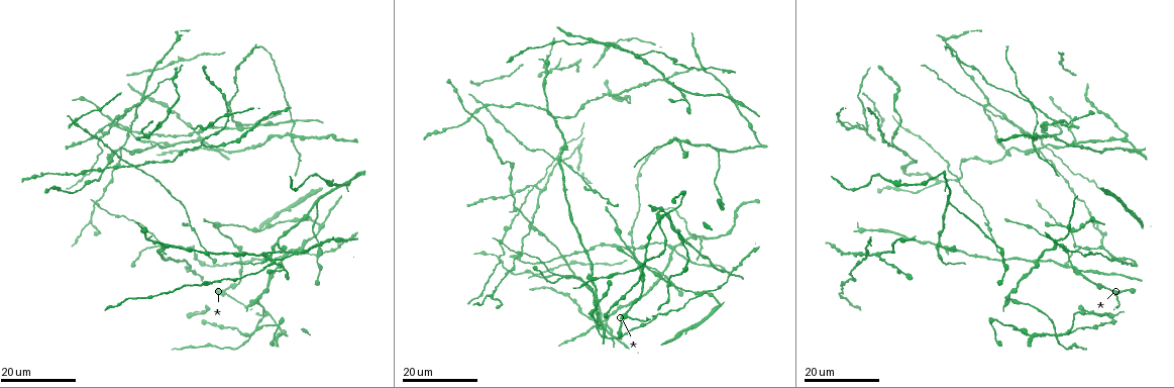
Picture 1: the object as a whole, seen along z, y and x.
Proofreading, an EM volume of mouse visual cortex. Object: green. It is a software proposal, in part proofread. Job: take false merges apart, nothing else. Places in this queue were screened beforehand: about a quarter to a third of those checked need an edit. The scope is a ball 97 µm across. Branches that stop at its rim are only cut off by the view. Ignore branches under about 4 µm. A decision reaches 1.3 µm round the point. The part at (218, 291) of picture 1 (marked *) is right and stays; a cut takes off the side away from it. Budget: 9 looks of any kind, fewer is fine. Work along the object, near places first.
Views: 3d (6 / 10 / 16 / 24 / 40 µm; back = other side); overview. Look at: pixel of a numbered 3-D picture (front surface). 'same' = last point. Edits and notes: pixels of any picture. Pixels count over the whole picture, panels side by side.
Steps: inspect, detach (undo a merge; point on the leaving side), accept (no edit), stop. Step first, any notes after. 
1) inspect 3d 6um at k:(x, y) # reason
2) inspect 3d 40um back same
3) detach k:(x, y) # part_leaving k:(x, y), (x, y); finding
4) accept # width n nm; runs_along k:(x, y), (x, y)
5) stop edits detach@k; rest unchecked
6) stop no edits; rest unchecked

inspect 3d 24um at 1:(563, 277) # side arm on a straight run

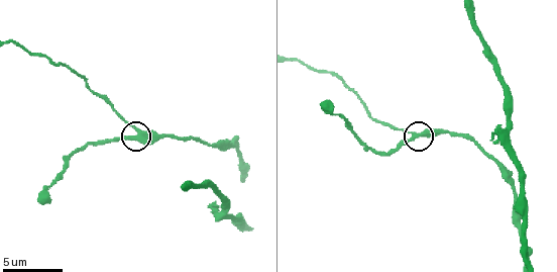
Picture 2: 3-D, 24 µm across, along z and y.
inspect 3d 6um at 2:(138, 136) # zoom in

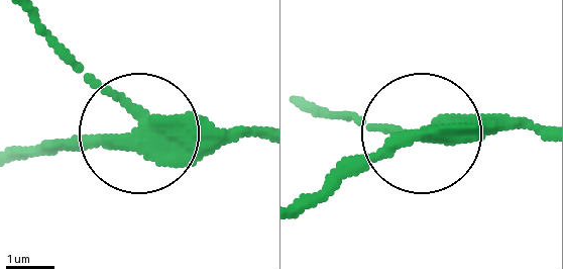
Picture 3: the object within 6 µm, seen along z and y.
inspect 3d 6um back at 3:(133, 130)

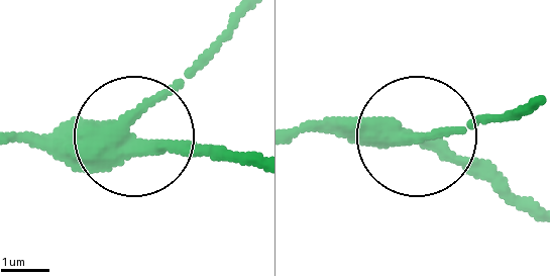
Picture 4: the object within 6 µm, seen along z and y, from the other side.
accept # runs_along 4:(16, 144), (148, 140), (229, 156); continuous, no second neuron

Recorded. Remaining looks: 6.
inspect 3d 24um at 1:(534, 185) # side arm on a straight run

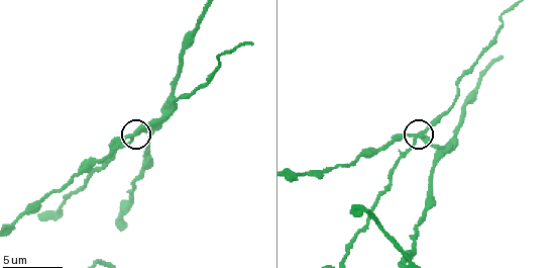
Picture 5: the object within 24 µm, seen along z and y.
inspect 3d 10um at 5:(416, 138)

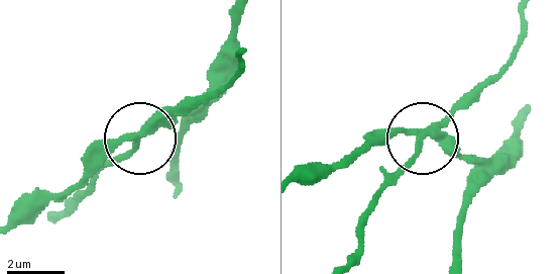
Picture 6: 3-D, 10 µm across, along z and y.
detach 6:(178, 111) # arms 3; a second neuron is stuck on

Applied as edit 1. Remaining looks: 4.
inspect 3d 16um at 1:(291, 132) # three arms meet

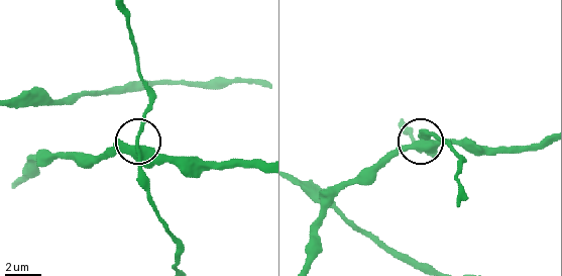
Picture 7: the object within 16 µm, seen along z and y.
inspect 3d 6um at 7:(139, 149)

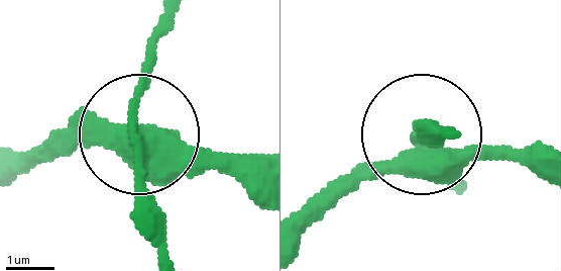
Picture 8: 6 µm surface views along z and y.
detach 8:(159, 208) # part_leaving 8:(138, 142), (158, 12); two neurons meet here

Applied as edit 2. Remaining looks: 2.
stop edits detach@6, detach@8; rest unchecked

